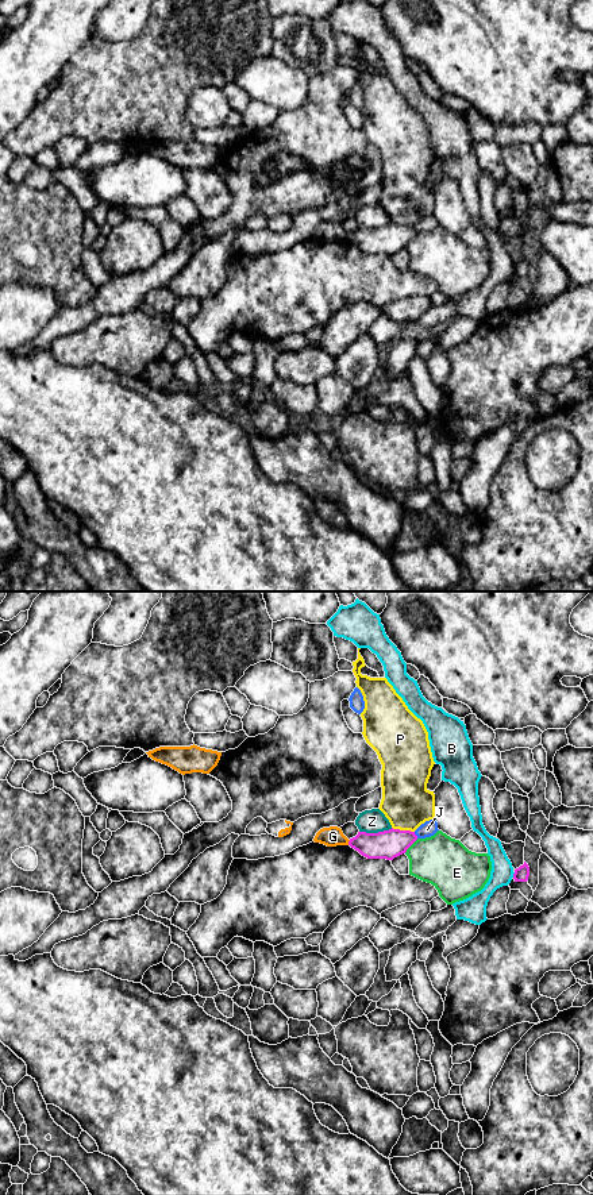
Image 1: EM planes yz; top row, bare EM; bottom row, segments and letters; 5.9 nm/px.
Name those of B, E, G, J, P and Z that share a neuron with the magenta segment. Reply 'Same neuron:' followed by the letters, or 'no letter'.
Same neuron: no letter

